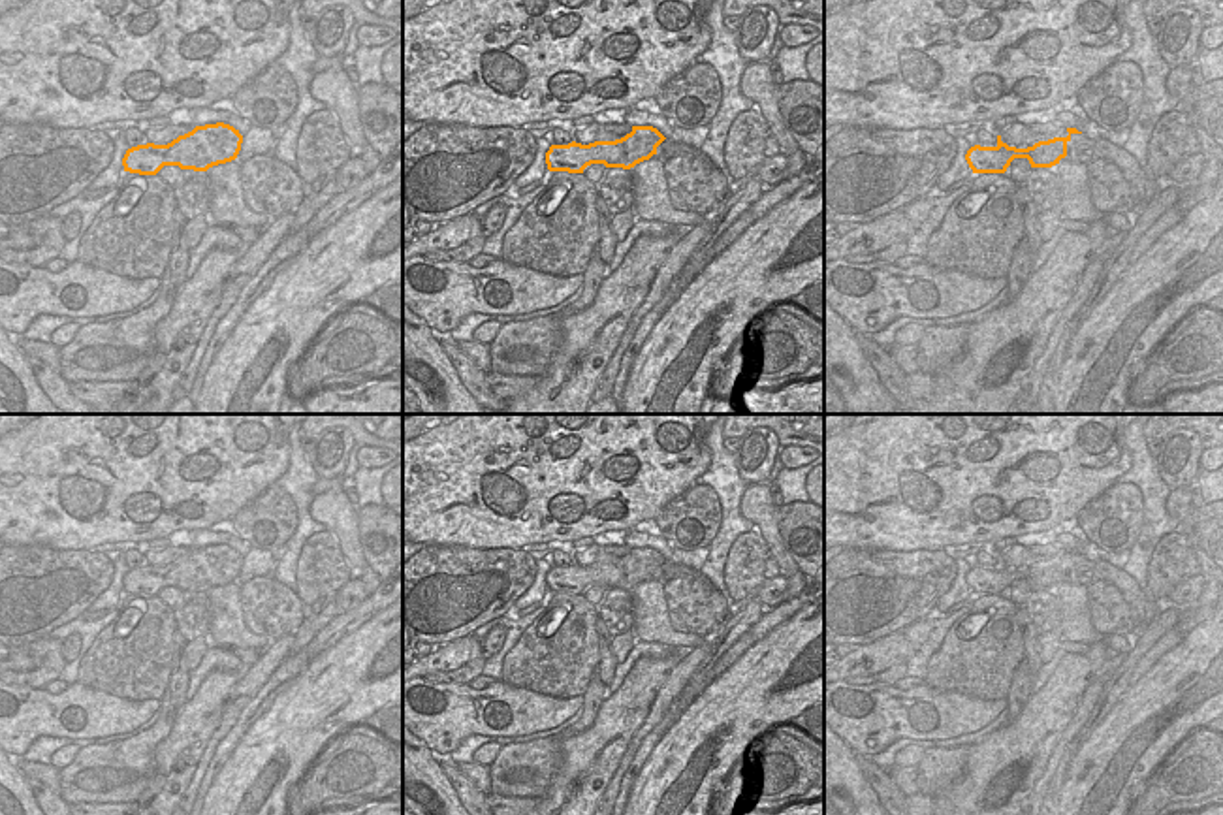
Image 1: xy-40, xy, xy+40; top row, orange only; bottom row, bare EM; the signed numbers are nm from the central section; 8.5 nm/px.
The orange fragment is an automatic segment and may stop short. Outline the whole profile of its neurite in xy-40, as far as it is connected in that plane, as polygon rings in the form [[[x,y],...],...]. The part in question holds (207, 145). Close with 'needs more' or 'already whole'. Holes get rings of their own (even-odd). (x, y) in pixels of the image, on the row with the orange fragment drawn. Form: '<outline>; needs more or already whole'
[[[216,122],[196,126],[167,145],[137,145],[122,158],[124,171],[156,175],[164,166],[207,171],[213,166],[237,158],[243,136],[230,124]]]; already whole

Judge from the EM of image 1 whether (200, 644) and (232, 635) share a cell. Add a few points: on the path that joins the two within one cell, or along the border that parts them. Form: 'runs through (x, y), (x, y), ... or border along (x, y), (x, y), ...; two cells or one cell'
border along (207, 635), (211, 644); two cells

